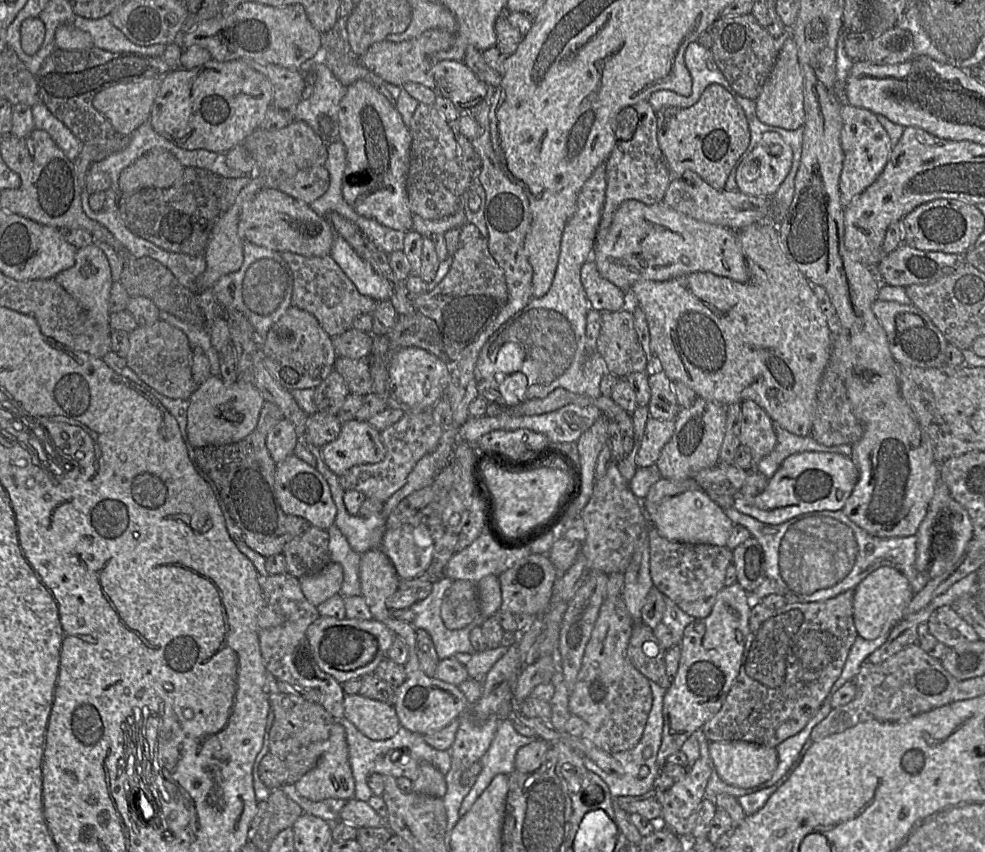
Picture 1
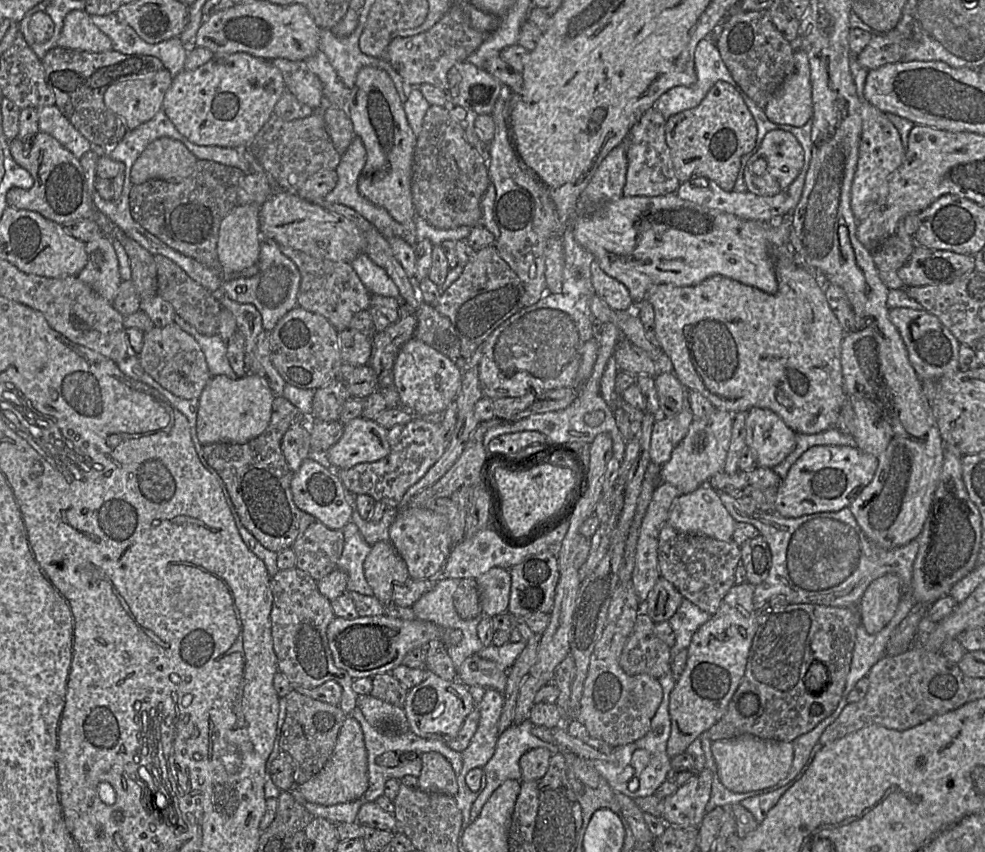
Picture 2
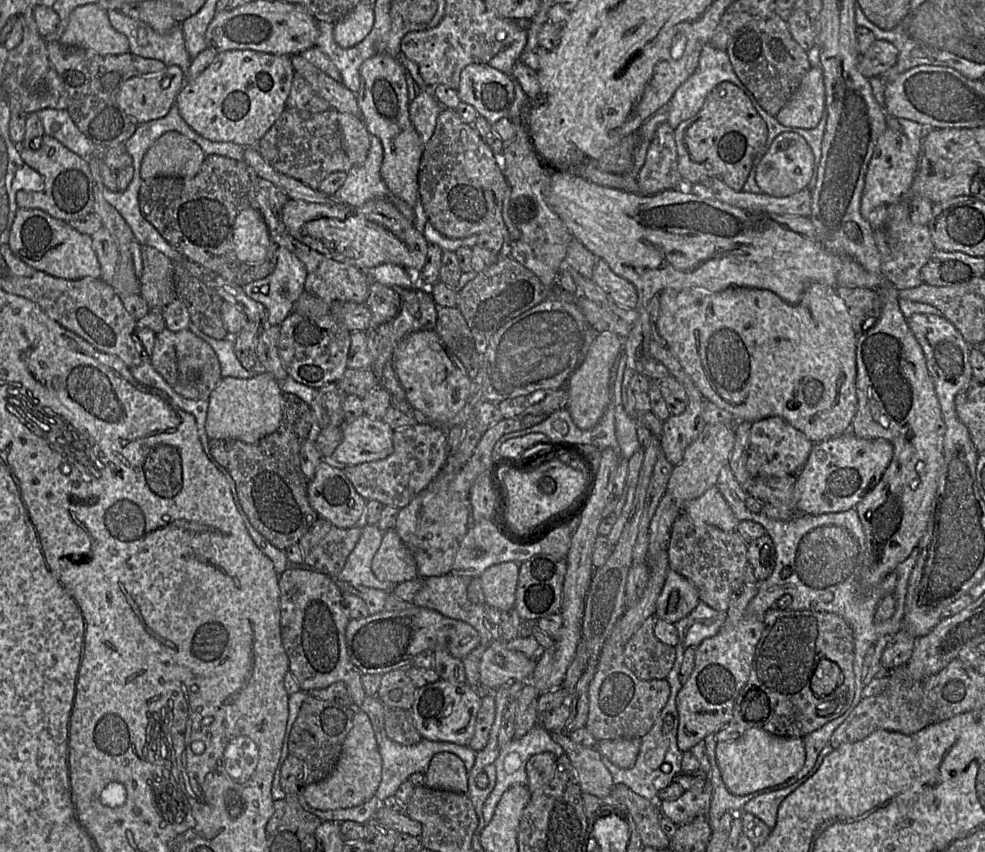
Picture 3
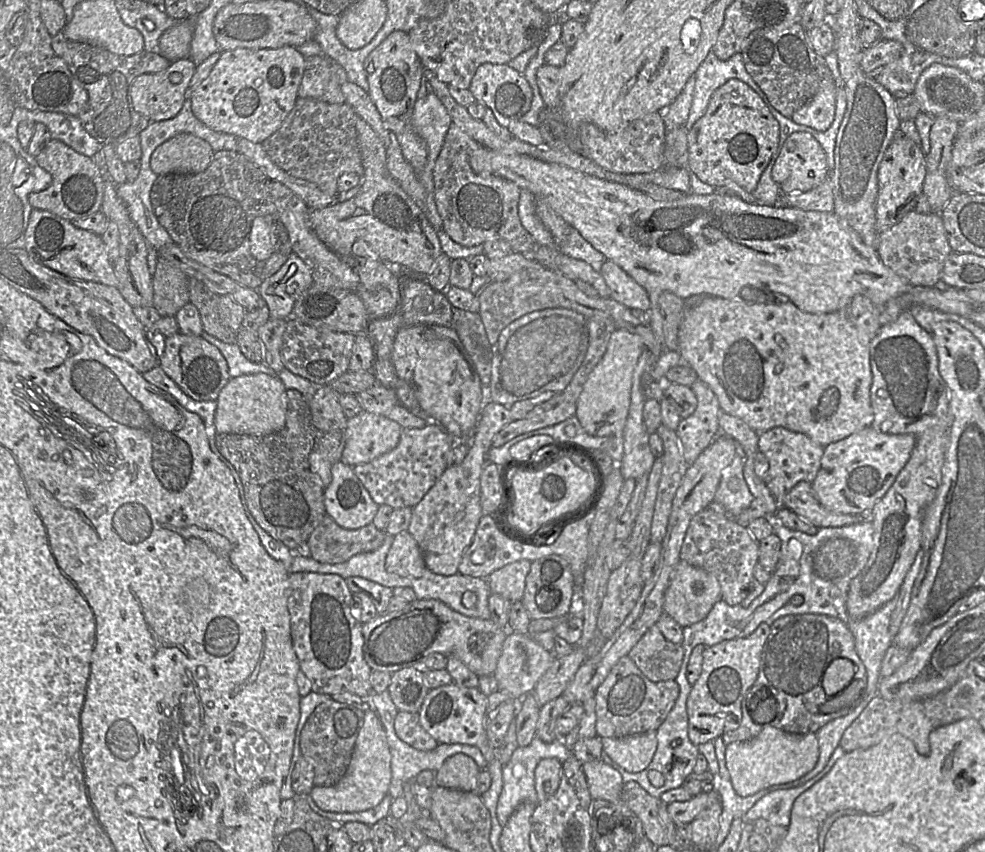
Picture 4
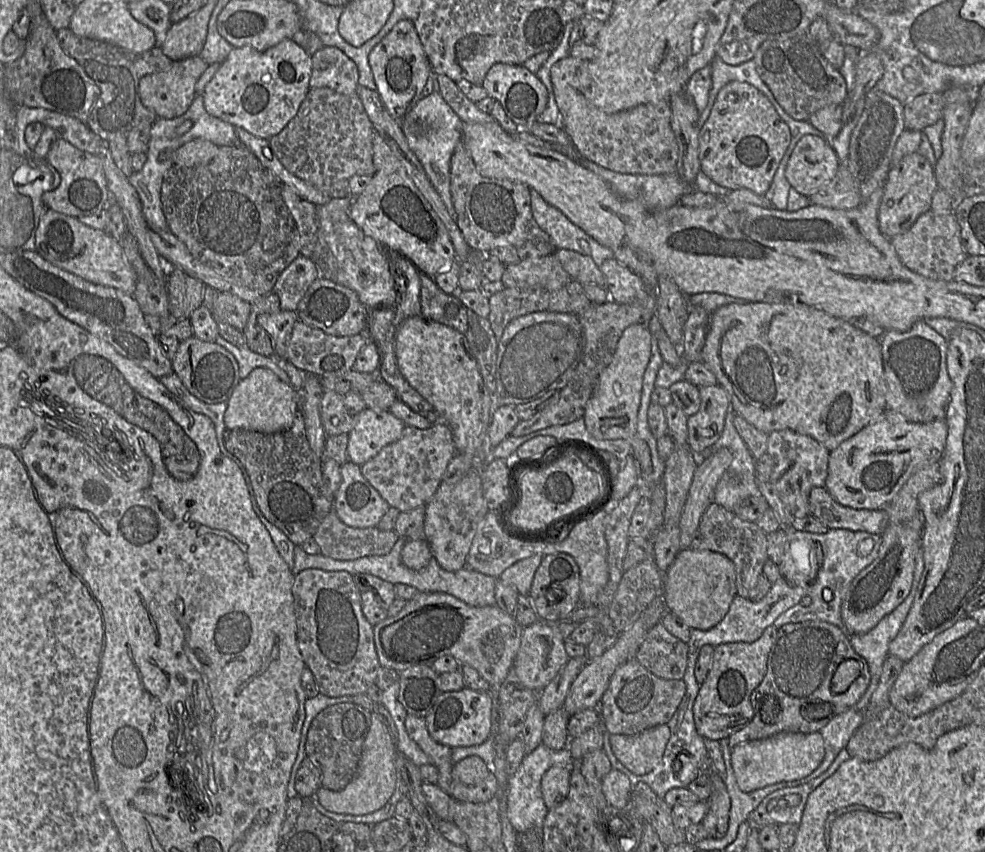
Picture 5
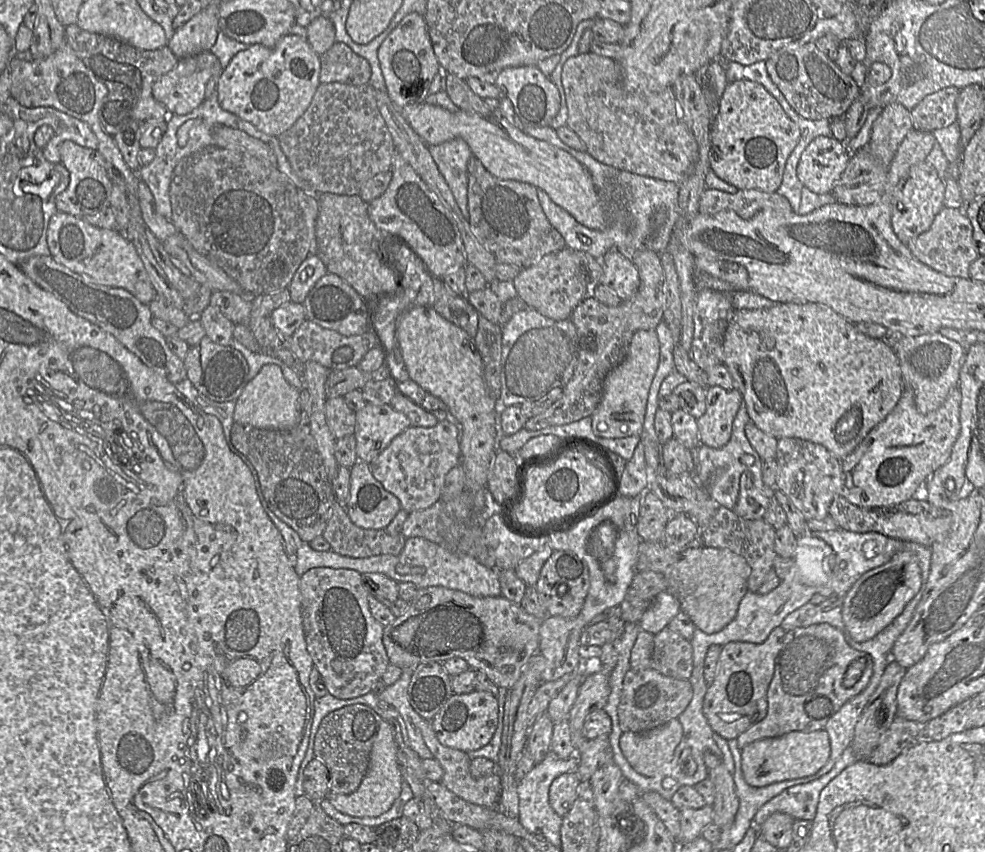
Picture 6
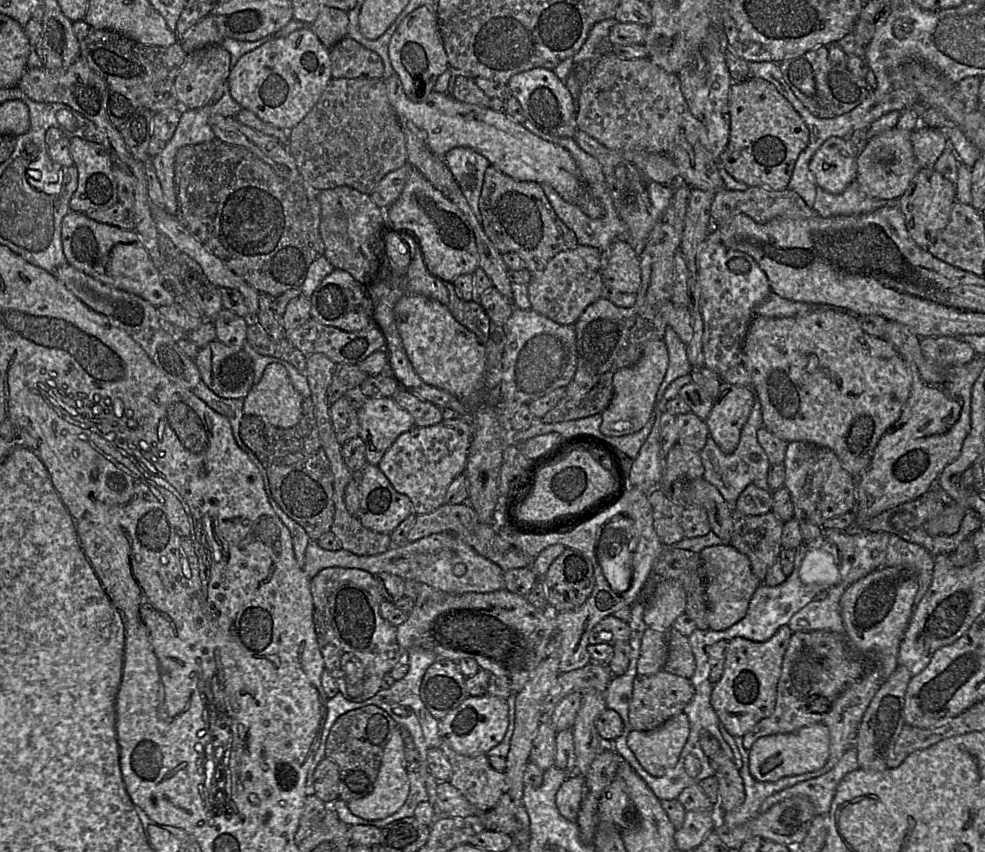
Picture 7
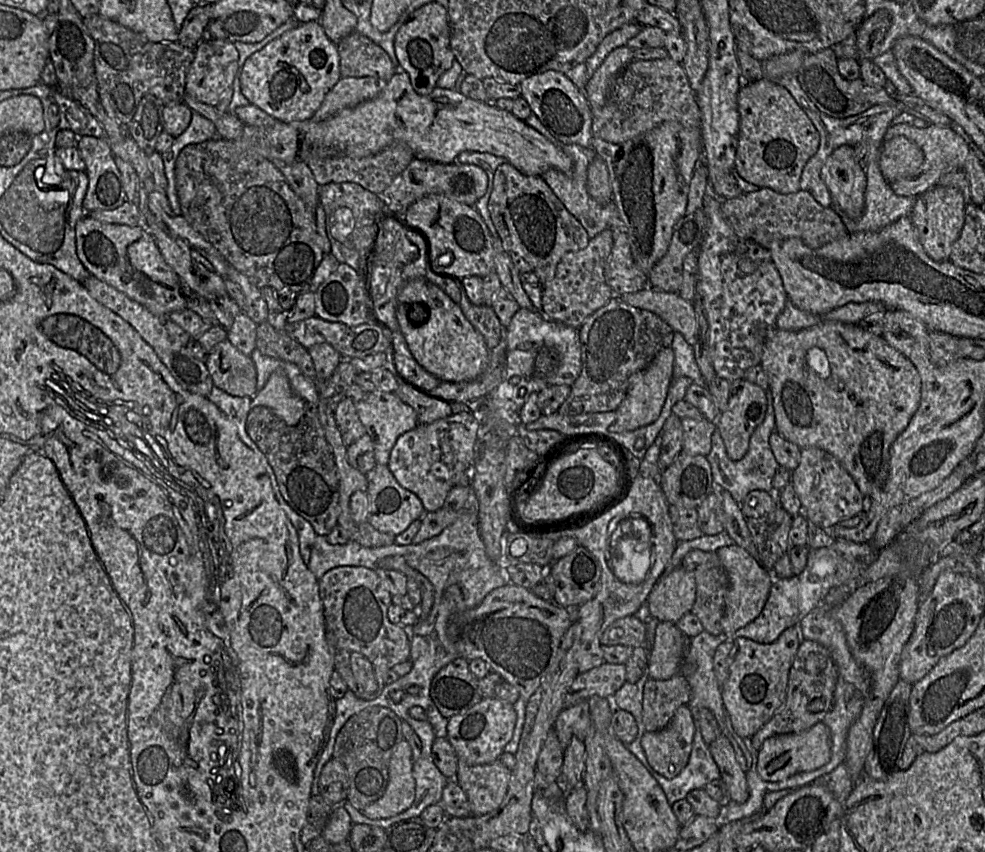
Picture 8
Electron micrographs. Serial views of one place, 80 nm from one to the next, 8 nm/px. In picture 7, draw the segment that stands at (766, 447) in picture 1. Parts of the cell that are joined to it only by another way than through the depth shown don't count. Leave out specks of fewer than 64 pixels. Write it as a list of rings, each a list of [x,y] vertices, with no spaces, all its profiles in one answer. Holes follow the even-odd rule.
[[[789,442],[783,465],[785,468],[783,487],[788,489],[795,507],[803,510],[809,521],[822,526],[830,518],[849,512],[854,513],[856,506],[855,479],[844,469],[837,456],[830,449],[809,442]]]

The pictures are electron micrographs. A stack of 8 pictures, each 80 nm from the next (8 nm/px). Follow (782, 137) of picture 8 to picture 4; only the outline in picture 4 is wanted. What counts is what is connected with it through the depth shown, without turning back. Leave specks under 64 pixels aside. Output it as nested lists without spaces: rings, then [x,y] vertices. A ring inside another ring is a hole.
[[[730,79],[715,90],[705,114],[688,129],[687,144],[690,174],[714,187],[734,183],[752,193],[780,149],[780,126],[749,85]]]

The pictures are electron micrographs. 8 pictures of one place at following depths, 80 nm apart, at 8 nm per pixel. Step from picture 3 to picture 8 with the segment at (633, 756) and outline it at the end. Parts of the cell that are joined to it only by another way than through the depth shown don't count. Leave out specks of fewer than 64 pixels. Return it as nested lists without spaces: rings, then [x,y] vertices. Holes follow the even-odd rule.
[[[684,704],[665,728],[641,733],[640,744],[653,770],[671,779],[686,768],[694,734],[694,718],[688,705]]]

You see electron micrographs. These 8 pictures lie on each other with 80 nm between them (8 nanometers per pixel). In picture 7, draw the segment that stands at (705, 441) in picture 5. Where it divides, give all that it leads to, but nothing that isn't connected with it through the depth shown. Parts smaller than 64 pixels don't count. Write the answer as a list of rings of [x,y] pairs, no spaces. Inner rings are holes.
[[[722,383],[705,423],[709,437],[725,454],[731,454],[739,444],[741,430],[747,423],[756,403],[756,395],[749,386]]]

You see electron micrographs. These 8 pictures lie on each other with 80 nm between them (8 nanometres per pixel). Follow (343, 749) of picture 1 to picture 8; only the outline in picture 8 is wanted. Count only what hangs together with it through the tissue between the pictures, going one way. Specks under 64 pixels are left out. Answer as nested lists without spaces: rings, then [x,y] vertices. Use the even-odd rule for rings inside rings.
[[[406,740],[395,748],[389,764],[389,780],[382,797],[361,810],[370,819],[385,819],[407,810],[415,798],[412,750]]]

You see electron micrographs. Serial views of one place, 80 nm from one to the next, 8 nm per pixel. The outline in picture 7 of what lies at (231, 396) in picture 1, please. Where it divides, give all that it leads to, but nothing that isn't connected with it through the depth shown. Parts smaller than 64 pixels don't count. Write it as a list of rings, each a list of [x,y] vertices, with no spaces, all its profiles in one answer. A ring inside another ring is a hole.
[[[271,363],[266,366],[261,380],[253,385],[244,398],[243,412],[245,415],[259,416],[279,428],[292,428],[301,419],[303,399],[293,387],[285,367],[277,363]]]

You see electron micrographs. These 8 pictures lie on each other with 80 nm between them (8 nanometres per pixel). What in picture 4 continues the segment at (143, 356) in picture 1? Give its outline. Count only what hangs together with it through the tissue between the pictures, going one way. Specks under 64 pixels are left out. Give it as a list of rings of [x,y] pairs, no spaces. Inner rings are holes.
[[[182,333],[167,336],[163,353],[158,357],[158,365],[184,393],[199,401],[217,400],[231,378],[222,353],[200,336]]]

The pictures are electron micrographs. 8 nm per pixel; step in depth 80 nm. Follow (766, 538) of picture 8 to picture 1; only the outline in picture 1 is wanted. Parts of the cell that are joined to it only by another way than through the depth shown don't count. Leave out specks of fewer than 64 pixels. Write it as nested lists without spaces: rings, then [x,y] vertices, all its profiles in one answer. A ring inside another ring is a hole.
[[[653,527],[649,532],[649,547],[653,586],[696,620],[706,618],[712,611],[717,594],[726,586],[726,569],[733,561],[733,551],[726,546],[670,541],[660,536]]]

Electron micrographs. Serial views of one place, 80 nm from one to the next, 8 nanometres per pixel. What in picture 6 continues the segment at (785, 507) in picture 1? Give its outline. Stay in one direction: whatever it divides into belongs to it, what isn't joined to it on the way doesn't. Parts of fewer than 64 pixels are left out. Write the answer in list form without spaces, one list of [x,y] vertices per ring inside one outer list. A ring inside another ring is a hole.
[[[956,387],[938,409],[923,414],[918,411],[911,390],[905,388],[894,409],[841,461],[845,479],[842,496],[865,509],[896,506],[916,498],[916,494],[933,472],[949,460],[952,447],[960,433],[960,402],[961,393]]]

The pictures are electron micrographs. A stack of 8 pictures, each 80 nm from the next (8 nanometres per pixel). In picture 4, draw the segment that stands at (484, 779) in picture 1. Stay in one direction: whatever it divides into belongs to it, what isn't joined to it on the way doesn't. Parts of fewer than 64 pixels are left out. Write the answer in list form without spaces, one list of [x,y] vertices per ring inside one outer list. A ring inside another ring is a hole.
[[[536,736],[528,746],[519,746],[512,754],[509,761],[502,766],[502,778],[503,778],[503,788],[500,793],[497,808],[495,809],[495,816],[491,818],[497,818],[501,822],[507,822],[510,816],[514,813],[514,811],[523,803],[529,802],[533,805],[537,805],[540,800],[537,796],[535,789],[535,779],[534,772],[538,763],[544,758],[555,758],[559,760],[561,763],[566,761],[569,757],[574,756],[572,750],[566,746],[564,743],[564,737],[558,739],[551,743],[546,743],[542,741],[538,736]]]

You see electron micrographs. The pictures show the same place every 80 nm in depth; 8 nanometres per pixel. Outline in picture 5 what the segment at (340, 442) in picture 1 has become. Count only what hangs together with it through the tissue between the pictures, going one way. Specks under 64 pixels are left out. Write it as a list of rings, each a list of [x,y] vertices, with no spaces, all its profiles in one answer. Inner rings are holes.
[[[365,408],[353,417],[353,427],[348,433],[348,460],[359,466],[376,456],[384,447],[397,441],[406,425],[389,410],[378,411]]]

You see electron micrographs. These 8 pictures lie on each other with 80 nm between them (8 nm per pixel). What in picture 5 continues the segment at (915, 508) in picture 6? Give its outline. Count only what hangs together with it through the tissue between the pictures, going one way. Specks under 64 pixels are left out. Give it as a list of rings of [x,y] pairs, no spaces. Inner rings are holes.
[[[815,487],[809,494],[810,515],[828,528],[865,531],[881,535],[889,524],[884,509],[854,509],[841,505],[824,487]]]

